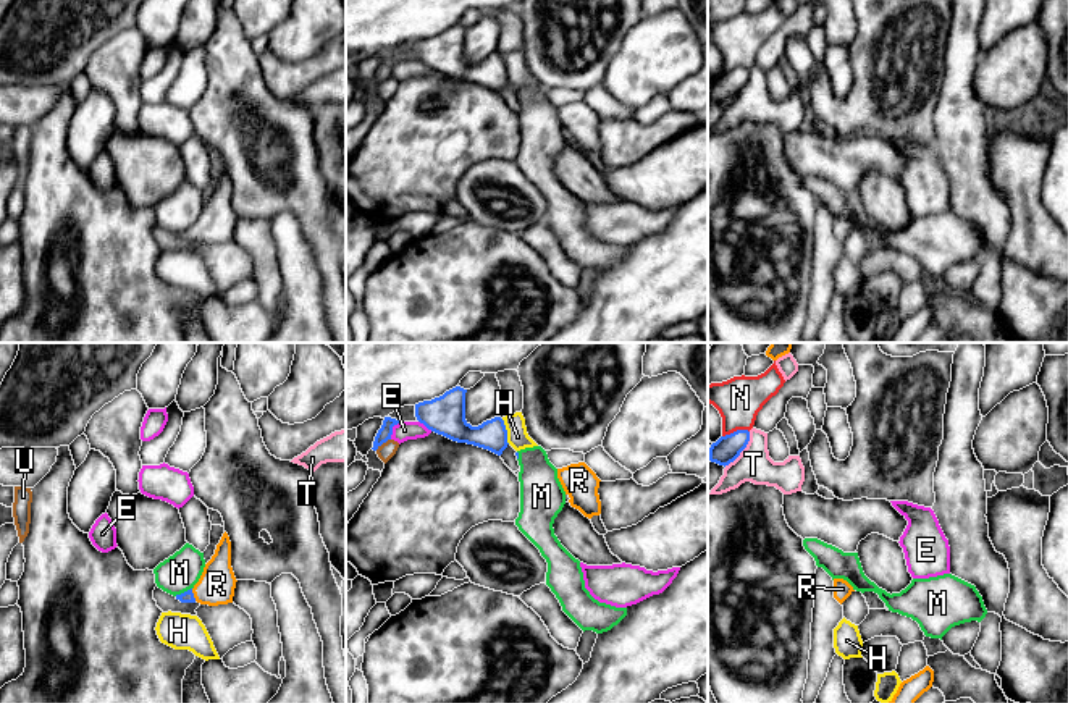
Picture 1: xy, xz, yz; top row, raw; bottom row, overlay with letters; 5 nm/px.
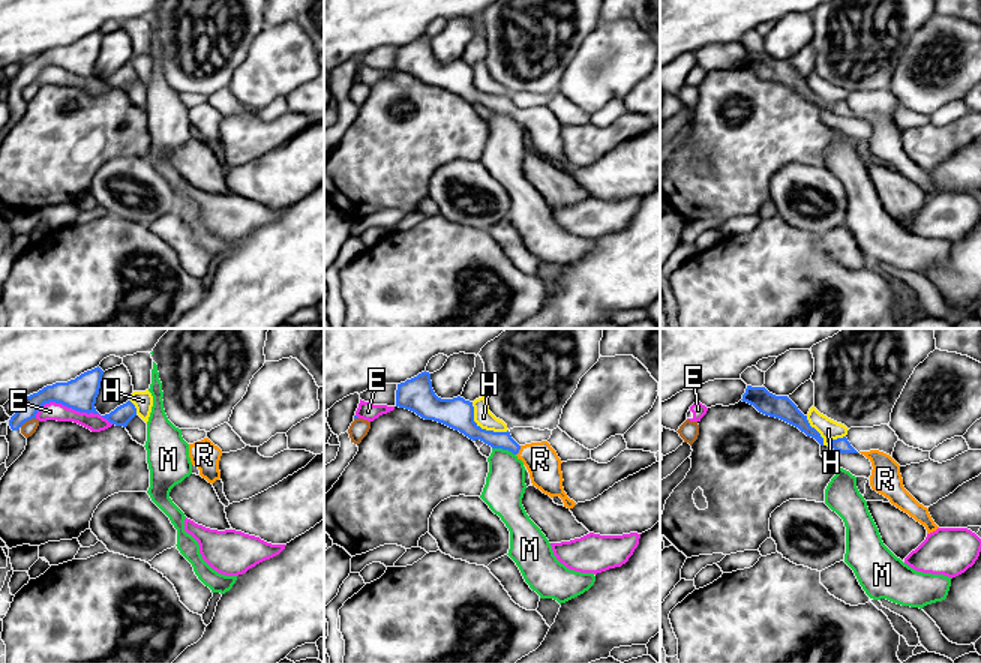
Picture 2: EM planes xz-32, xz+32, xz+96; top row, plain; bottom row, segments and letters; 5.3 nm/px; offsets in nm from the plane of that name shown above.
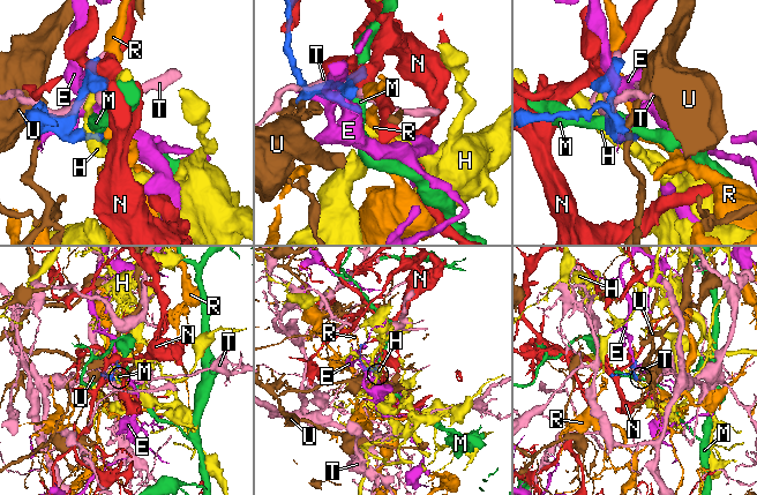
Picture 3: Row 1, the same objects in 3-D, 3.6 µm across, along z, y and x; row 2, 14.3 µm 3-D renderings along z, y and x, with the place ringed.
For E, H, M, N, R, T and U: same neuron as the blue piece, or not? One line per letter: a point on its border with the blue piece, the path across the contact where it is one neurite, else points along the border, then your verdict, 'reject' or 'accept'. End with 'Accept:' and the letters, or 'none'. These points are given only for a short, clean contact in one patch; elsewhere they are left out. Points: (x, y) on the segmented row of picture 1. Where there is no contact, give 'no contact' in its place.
E: meets blue in xz at (391, 430); reject
H: meets blue in xz at (506, 432); reject
M: meets blue in xy at (185, 592); border along xy (191, 587), (175, 595); reject
N: meets blue in yz at (737, 430); border along yz (748, 430), (734, 430), (723, 437); reject
R: meets blue in xy at (193, 595); runs through xy (188, 597), (193, 595), (210, 590), (217, 584); accept
T: meets blue in yz at (742, 450); reject
U: meets blue in xz at (382, 443); border along xz (390, 438), (375, 450); reject
Accept: R

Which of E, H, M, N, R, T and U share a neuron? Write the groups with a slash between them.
E / H / M / N / R / T / U

